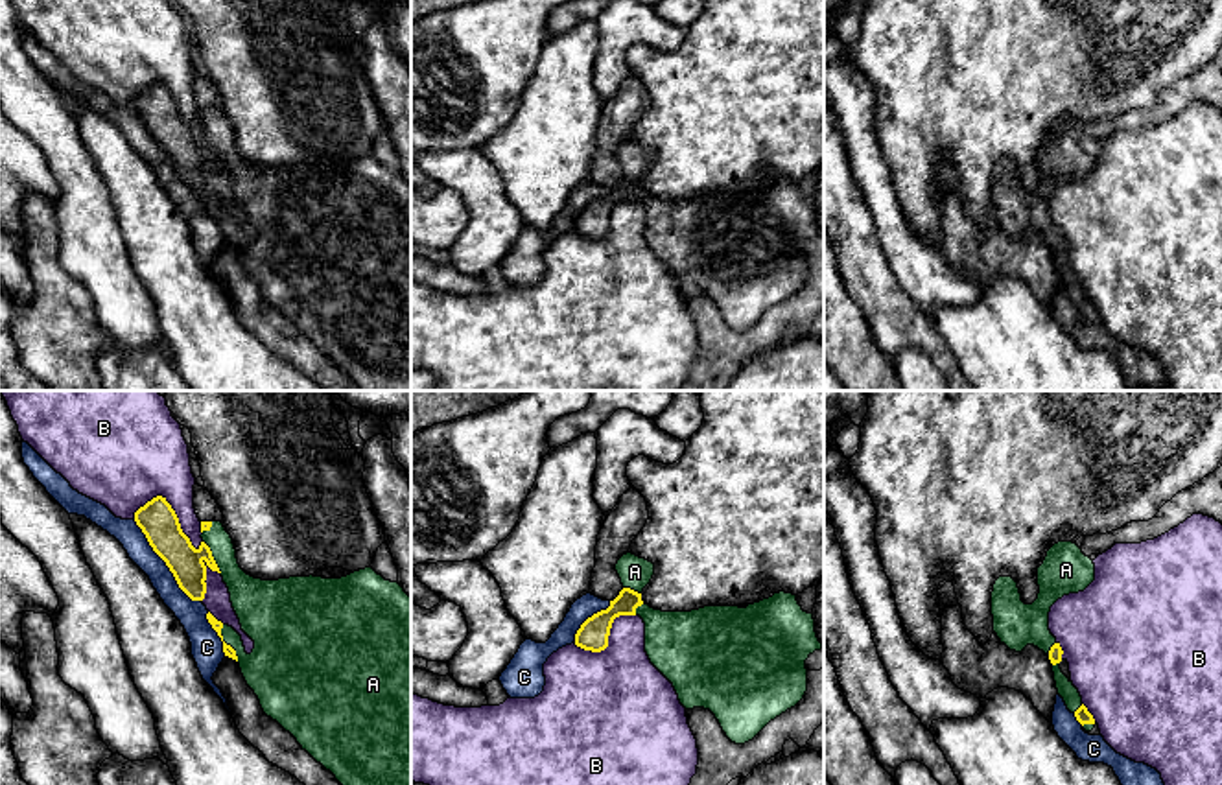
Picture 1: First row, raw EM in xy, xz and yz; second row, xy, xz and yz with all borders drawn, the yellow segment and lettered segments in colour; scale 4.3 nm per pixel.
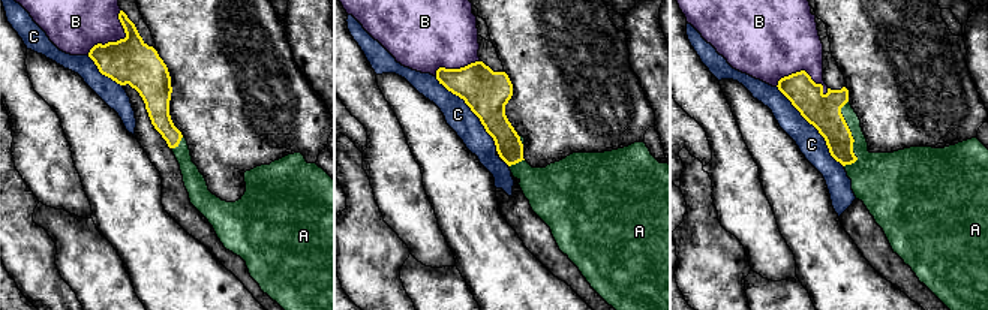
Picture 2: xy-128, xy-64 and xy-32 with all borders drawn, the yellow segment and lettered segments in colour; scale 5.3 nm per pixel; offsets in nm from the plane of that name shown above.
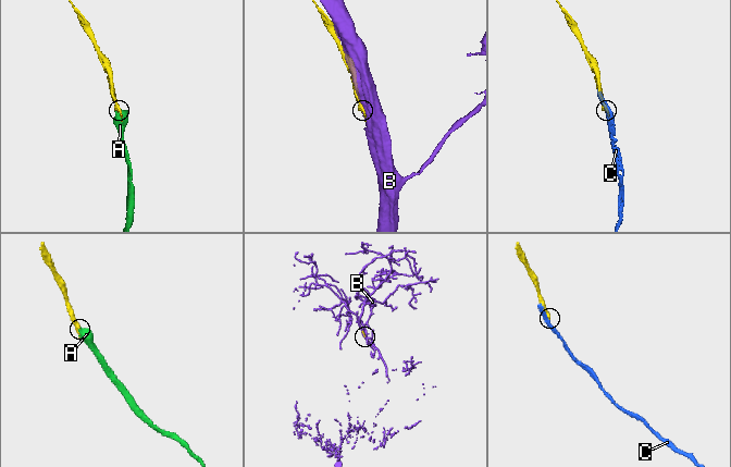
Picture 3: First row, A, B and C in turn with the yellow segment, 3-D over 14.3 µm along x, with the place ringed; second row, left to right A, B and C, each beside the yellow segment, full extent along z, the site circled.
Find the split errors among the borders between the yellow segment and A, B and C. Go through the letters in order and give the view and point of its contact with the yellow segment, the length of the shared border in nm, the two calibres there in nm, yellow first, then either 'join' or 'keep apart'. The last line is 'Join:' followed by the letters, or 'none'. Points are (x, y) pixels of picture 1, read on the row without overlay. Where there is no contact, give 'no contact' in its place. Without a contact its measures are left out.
A: meets yellow in xy at (225, 231); contact 180 nm long; 50 nm thick on the yellow side, 300 nm on the other; join
B: meets yellow in xy at (172, 96); contact 340 nm long; 160 nm thick on the yellow side, 340 nm on the other; keep apart
C: meets yellow in xy at (164, 148); contact 460 nm long; 160 nm thick on the yellow side, 110 nm on the other; keep apart
Join: A

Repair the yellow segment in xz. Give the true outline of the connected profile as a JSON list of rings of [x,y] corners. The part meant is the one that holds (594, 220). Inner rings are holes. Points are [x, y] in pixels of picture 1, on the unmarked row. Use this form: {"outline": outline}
{"outline": [[[632,140],[623,142],[616,158],[623,177],[606,197],[588,205],[575,221],[575,232],[601,240],[619,203],[640,203],[645,210],[645,240],[673,271],[686,297],[710,297],[735,332],[752,328],[770,308],[794,295],[807,278],[805,247],[824,236],[815,219],[813,201],[802,197],[793,181],[739,193],[704,193],[691,199],[662,199],[641,188],[654,162],[654,151]]]}

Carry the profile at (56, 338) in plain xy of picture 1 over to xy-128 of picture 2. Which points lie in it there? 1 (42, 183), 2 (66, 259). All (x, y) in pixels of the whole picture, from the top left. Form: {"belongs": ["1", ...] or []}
{"belongs": []}

